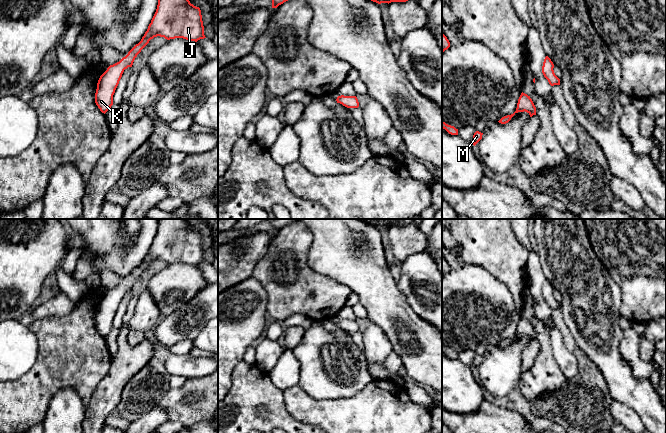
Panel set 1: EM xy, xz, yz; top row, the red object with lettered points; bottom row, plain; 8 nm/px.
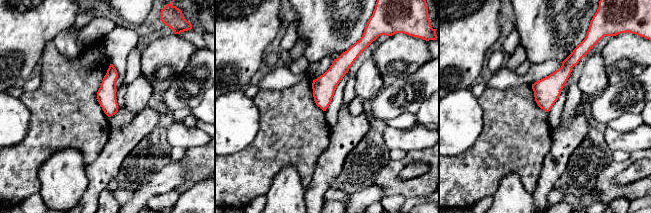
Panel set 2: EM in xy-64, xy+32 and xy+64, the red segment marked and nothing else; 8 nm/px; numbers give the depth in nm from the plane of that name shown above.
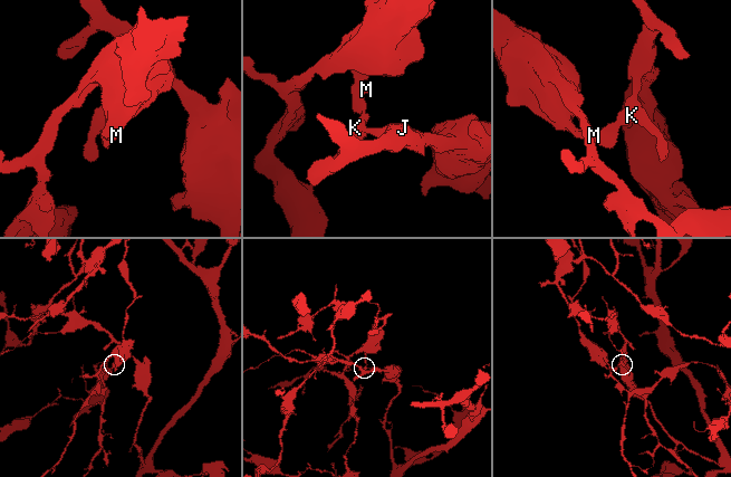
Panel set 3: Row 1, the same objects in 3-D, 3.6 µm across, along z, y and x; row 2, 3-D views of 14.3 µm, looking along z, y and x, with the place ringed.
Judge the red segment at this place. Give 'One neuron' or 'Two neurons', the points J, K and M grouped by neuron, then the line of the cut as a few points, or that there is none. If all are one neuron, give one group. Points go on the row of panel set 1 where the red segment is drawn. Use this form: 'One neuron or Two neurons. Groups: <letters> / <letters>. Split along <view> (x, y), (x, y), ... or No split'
Two neurons. Groups: J / K M. Split along yz (542, 66), (552, 69)

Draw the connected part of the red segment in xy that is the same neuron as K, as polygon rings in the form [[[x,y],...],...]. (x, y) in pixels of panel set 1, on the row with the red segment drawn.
[[[120,61],[110,65],[100,76],[95,93],[95,103],[102,113],[106,113],[113,105],[113,95],[124,70]]]

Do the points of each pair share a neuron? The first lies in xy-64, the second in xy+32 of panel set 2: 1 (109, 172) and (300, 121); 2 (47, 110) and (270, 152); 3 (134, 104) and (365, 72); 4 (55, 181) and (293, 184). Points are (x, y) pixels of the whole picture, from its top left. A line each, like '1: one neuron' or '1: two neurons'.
1: two neurons
2: one neuron
3: one neuron
4: one neuron

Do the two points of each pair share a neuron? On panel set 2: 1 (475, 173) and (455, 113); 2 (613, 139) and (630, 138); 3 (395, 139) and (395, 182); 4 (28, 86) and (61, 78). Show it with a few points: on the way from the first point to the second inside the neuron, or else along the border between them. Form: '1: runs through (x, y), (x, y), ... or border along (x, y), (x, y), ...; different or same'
1: border along (481, 129), (477, 139), (468, 148), (449, 156); different
2: runs through (617, 139), (626, 139); same
3: border along (428, 146), (406, 152); different
4: border along (41, 75), (41, 84), (33, 91), (24, 92); different

